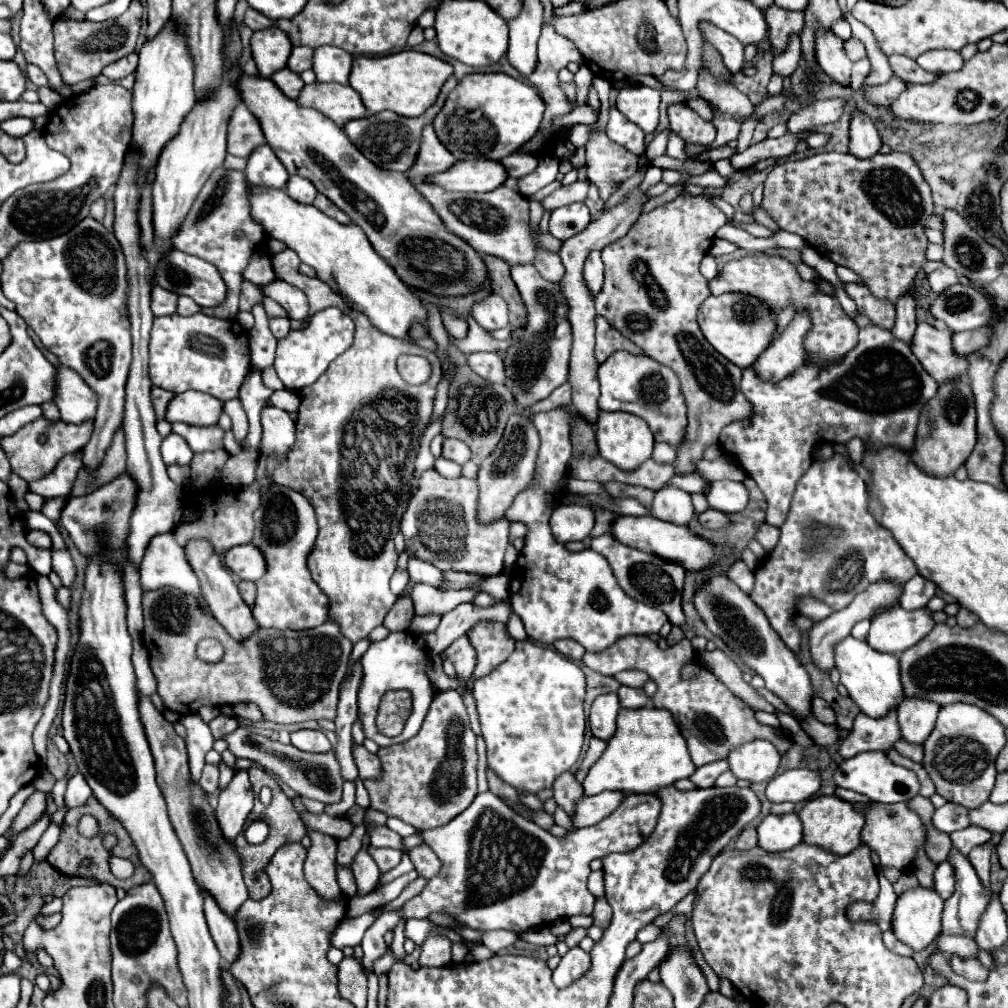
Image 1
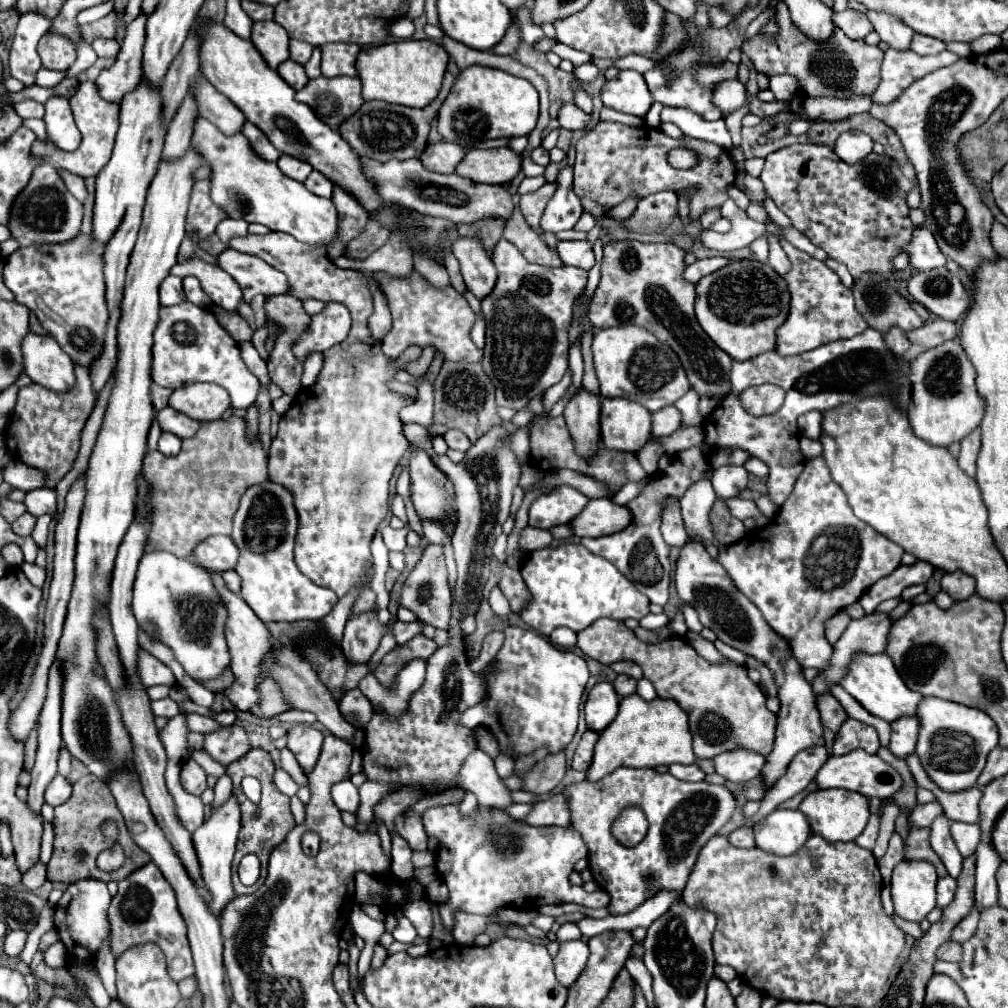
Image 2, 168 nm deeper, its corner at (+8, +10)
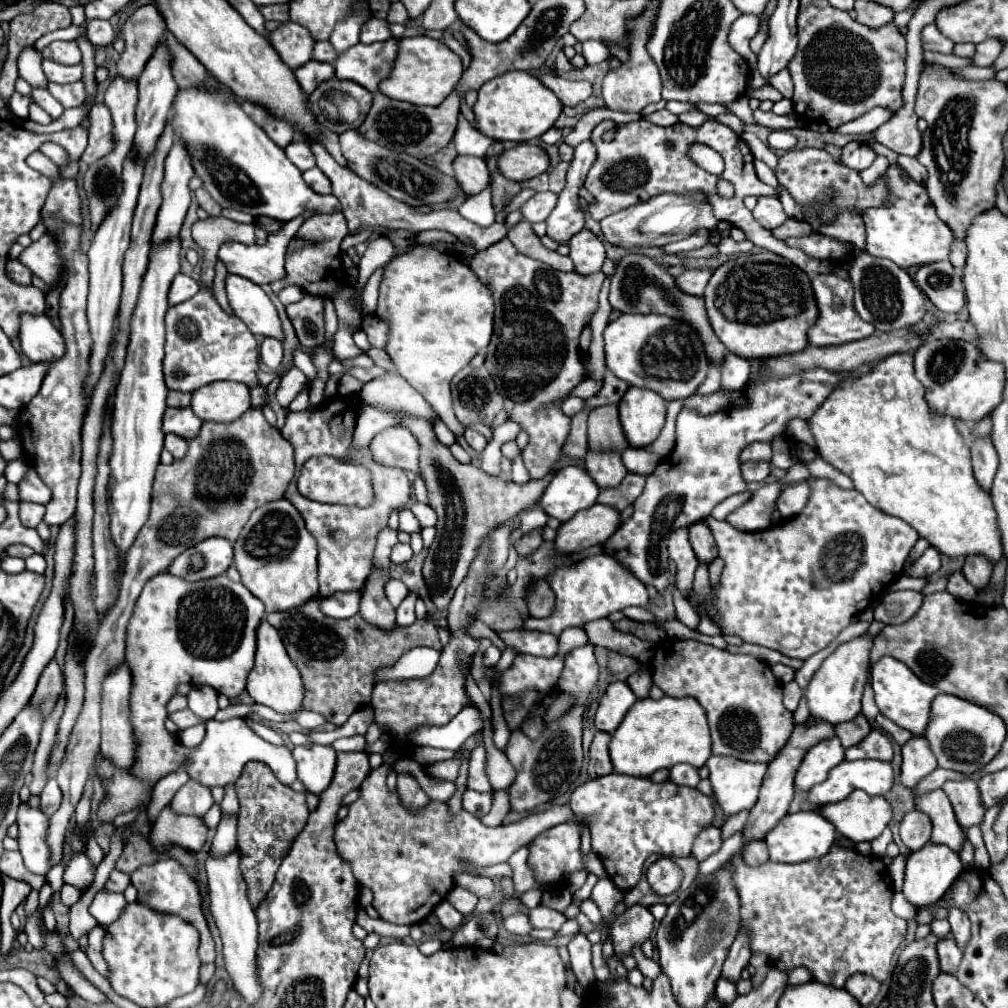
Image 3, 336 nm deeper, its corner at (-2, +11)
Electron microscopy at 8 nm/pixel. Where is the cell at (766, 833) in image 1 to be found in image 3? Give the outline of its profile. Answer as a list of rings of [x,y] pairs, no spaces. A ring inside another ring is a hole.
[[[800,811],[786,815],[768,835],[766,835],[766,845],[770,851],[770,859],[778,863],[802,863],[810,859],[820,859],[824,857],[830,847],[836,841],[836,829],[830,821],[826,821],[820,813],[816,811]]]

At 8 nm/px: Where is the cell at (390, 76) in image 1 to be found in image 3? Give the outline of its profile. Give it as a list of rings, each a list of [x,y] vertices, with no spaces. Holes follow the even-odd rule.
[[[426,35],[406,37],[400,43],[400,51],[390,77],[380,83],[380,93],[414,105],[440,105],[454,91],[462,73],[464,67],[460,57],[450,51],[442,41]]]

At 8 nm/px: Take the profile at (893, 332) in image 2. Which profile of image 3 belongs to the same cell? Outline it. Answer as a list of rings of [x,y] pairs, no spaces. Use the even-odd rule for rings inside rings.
[[[894,353],[876,363],[870,373],[862,377],[848,377],[844,385],[834,389],[814,411],[808,427],[814,437],[816,451],[826,463],[846,473],[854,481],[856,491],[860,491],[870,505],[904,519],[940,553],[948,557],[980,553],[992,563],[1002,557],[996,511],[988,493],[976,485],[970,465],[970,449],[956,431],[954,419],[942,417],[926,405],[924,385],[914,375],[914,357],[910,353]]]

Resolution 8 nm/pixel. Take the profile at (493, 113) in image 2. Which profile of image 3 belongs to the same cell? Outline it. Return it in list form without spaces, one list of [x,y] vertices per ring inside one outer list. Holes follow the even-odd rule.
[[[508,71],[484,83],[478,91],[478,101],[474,105],[474,117],[482,135],[496,141],[530,141],[546,133],[562,113],[560,99],[546,89],[534,75],[526,71]]]

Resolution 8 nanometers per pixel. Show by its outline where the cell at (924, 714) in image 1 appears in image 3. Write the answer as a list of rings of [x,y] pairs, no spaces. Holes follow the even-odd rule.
[[[912,737],[906,745],[902,745],[902,773],[900,773],[900,783],[906,789],[916,789],[916,785],[930,775],[938,765],[936,757],[930,751],[930,745],[924,737]]]

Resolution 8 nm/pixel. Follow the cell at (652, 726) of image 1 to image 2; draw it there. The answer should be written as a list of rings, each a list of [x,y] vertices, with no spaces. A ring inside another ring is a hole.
[[[632,694],[632,696],[626,696],[626,698],[620,700],[618,716],[600,734],[600,740],[596,742],[592,766],[586,772],[586,780],[598,782],[600,778],[614,772],[622,764],[626,764],[630,768],[656,768],[660,764],[670,766],[670,764],[692,764],[692,762],[696,762],[696,756],[692,752],[692,734],[690,734],[690,728],[688,728],[688,714],[684,710],[680,710],[680,706],[674,700],[654,698],[654,700],[646,702],[638,694]]]

